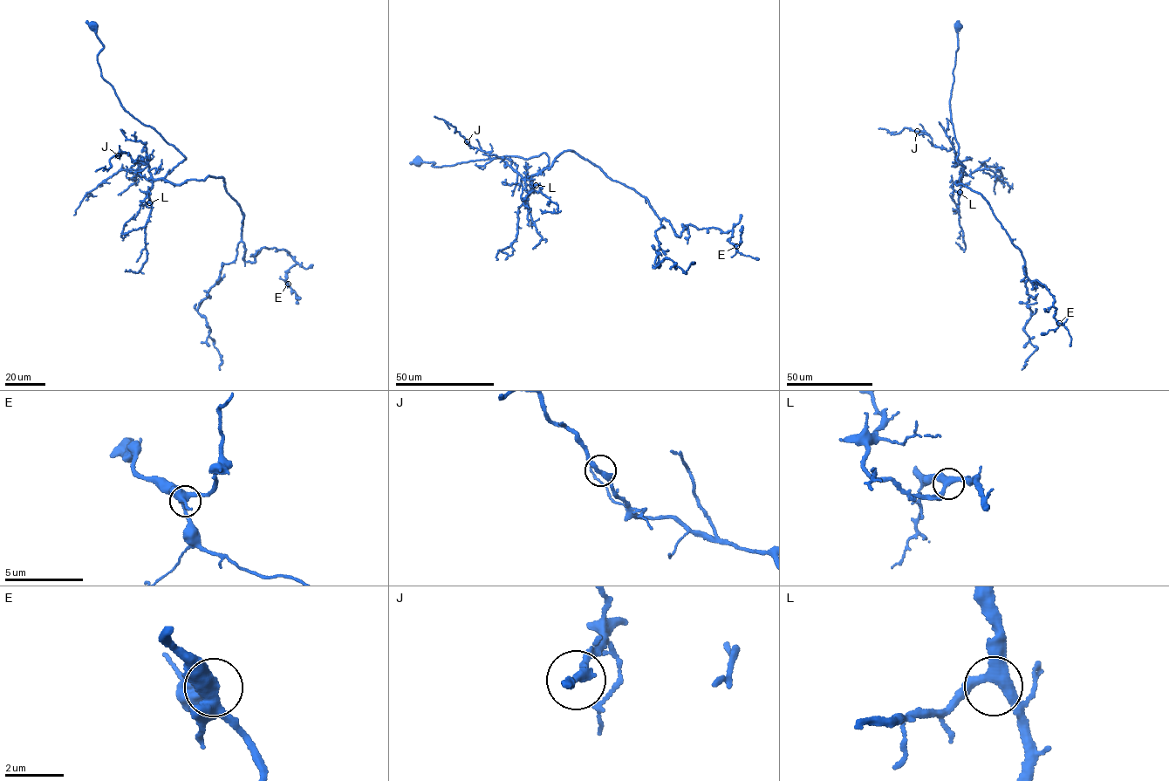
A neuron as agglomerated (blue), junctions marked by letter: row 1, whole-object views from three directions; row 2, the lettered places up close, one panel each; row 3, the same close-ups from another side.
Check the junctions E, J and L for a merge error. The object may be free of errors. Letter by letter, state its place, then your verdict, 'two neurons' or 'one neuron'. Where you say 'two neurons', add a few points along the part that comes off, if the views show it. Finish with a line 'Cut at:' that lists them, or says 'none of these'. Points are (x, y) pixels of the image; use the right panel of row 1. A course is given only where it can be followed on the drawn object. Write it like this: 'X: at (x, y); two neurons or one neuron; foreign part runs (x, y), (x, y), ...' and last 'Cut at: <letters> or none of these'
E: at (1059, 323); one neuron
J: at (917, 131); one neuron
L: at (960, 192); one neuron
Cut at: none of these

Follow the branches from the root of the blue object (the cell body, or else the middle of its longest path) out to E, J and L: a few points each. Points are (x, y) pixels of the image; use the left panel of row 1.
E: (93, 26), (121, 106), (185, 157), (165, 179), (222, 177), (243, 215), (244, 260), (285, 249), (288, 284)
J: (93, 26), (103, 46), (102, 77), (121, 106), (185, 159), (154, 180), (147, 156), (133, 161), (118, 155)
L: (93, 26), (103, 46), (97, 57), (102, 77), (121, 106), (185, 158), (153, 181), (149, 202)

